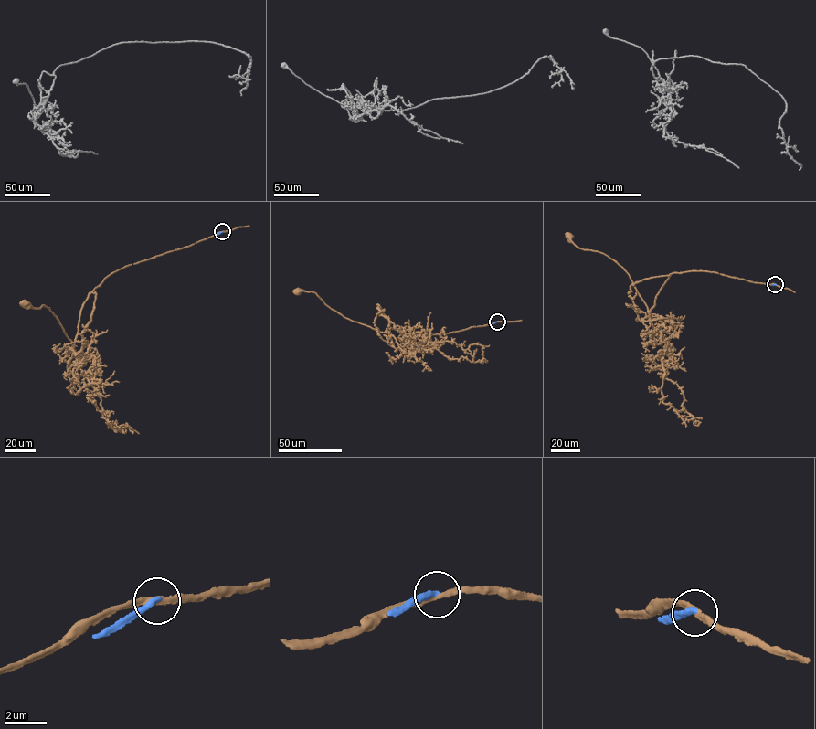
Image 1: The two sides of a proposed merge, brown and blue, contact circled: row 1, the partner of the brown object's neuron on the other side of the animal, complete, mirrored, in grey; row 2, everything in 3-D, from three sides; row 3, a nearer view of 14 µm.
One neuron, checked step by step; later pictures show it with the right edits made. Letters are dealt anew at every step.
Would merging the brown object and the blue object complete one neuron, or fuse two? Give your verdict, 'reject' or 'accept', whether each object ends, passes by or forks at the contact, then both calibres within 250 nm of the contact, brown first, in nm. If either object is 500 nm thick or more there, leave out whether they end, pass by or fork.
reject; brown passes by; blue ends; calibres 280 and 300 nm

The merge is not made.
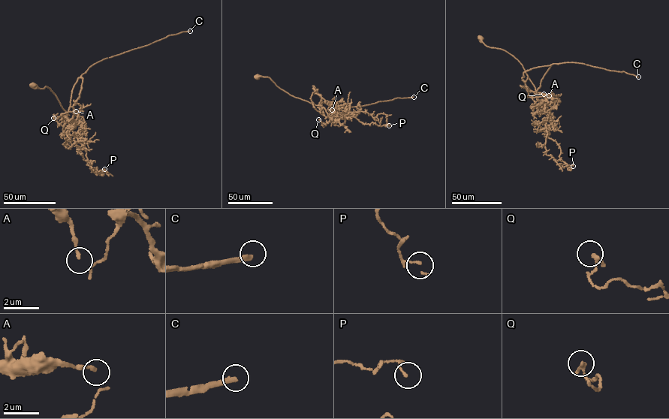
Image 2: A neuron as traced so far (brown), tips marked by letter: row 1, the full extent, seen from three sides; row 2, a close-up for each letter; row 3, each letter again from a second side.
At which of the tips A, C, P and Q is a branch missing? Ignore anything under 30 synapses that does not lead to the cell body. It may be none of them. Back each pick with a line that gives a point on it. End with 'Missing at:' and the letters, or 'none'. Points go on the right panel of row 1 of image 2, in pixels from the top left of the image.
C: (638, 76)
Missing at: C

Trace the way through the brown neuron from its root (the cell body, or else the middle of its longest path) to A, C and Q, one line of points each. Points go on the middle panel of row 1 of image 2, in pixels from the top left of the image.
A: (256, 76), (269, 77), (290, 94), (321, 106), (318, 104), (321, 97), (312, 85), (315, 92), (332, 110)
C: (256, 76), (269, 77), (290, 94), (319, 106), (320, 101), (332, 106), (357, 107), (414, 97)
Q: (256, 76), (269, 77), (290, 94), (324, 108), (329, 122), (325, 124), (318, 119)

